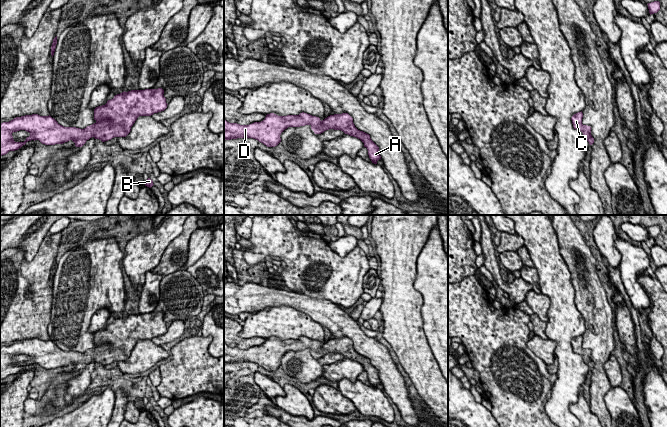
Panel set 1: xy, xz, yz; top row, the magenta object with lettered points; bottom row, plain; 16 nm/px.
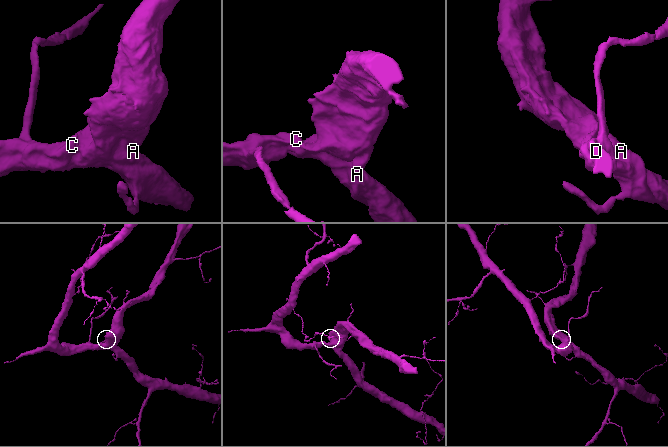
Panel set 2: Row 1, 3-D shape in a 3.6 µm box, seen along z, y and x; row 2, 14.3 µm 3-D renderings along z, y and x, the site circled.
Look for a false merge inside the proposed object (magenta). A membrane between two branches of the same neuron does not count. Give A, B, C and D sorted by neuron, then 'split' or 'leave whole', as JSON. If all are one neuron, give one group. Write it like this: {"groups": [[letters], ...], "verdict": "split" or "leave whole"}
{"groups": [["A", "B", "C", "D"]], "verdict": "leave whole"}

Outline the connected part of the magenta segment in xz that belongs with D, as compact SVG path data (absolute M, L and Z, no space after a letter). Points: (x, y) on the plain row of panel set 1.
M304 336L287 340L270 337L263 345L249 349L229 347L224 343L224 364L253 362L267 371L275 371L281 366L280 359L285 353L305 349L310 349L315 358L321 358L329 353L341 354L364 367L372 387L377 388L377 385L381 383L379 371L371 364L369 358L355 351L353 342L348 337L330 339L322 345L319 341Z

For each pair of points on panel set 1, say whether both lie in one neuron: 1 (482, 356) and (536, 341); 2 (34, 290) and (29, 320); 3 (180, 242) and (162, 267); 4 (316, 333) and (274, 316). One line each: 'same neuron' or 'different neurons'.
1: different neurons
2: same neuron
3: same neuron
4: same neuron

